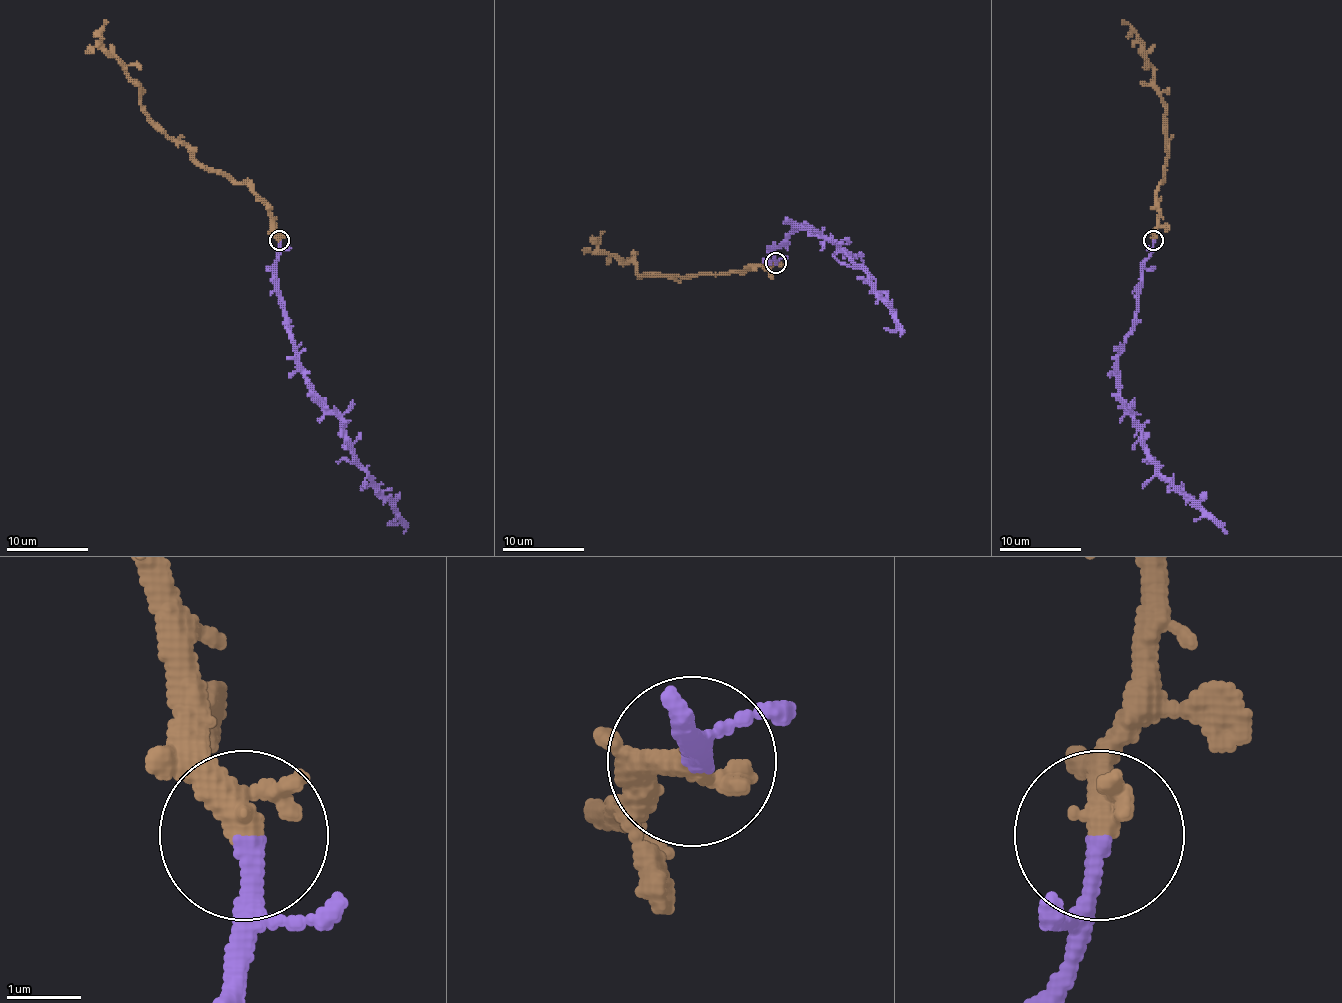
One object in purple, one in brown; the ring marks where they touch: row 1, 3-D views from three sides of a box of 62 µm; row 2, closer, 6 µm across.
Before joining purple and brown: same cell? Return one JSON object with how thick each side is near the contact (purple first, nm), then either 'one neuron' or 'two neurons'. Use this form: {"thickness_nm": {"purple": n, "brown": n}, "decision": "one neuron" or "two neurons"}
{"thickness_nm": {"purple": 240, "brown": 440}, "decision": "one neuron"}

